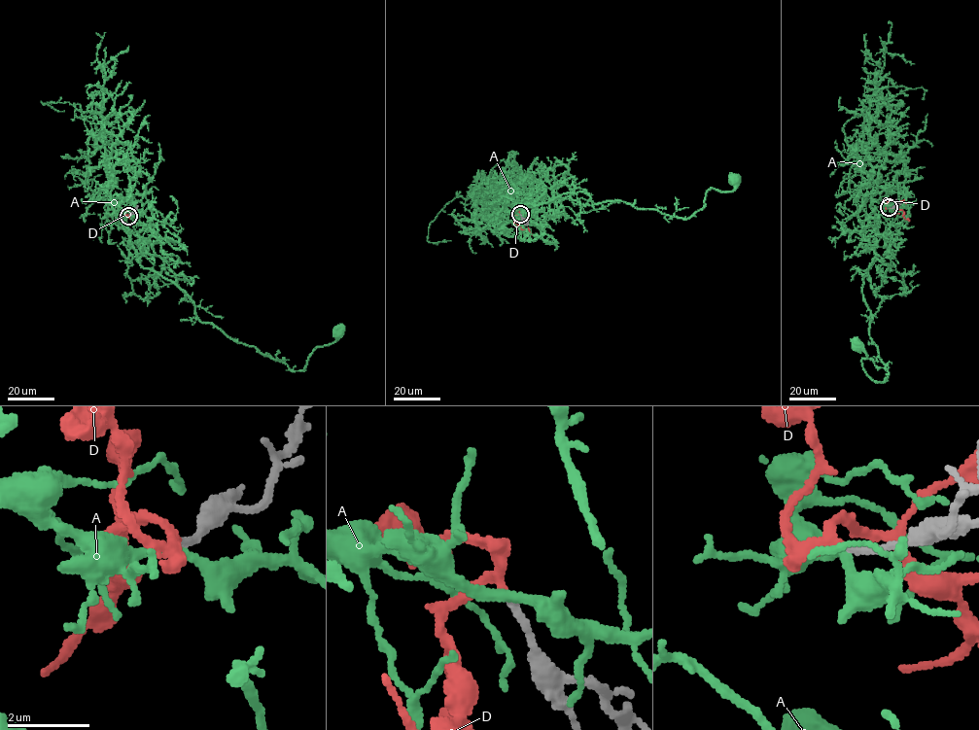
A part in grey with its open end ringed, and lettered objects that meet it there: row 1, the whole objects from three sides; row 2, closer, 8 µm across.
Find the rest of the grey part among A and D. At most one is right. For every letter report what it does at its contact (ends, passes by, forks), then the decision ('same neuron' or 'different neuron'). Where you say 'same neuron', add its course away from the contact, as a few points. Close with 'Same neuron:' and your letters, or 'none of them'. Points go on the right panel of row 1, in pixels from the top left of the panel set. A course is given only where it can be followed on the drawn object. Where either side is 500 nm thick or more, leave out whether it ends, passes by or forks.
A: it passes by; different neuron
D: it passes by; same neuron; it runs (889, 207), (902, 210), (903, 217), (909, 220)
Same neuron: D

